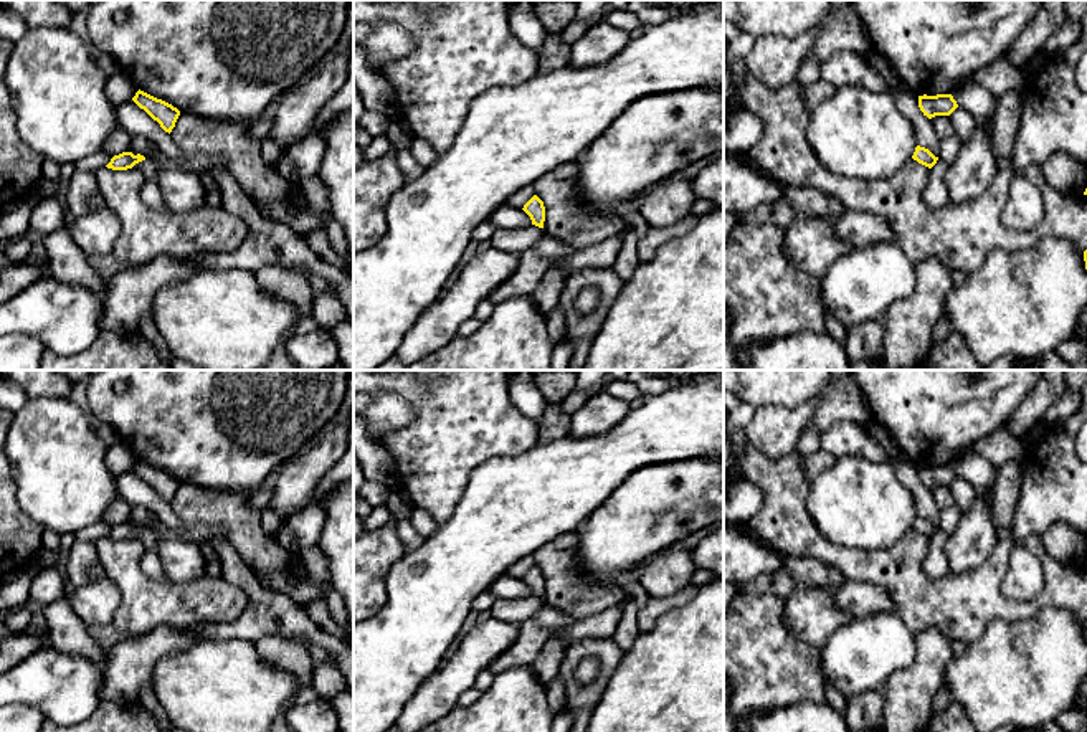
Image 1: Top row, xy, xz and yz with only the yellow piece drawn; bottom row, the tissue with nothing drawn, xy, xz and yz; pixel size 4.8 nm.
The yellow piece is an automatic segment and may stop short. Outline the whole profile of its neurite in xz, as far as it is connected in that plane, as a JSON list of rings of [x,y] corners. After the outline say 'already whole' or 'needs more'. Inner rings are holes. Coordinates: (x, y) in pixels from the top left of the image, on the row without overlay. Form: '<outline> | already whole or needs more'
[[[534,565],[522,578],[532,590],[532,595],[544,598],[545,592],[545,577],[544,572]]] | already whole

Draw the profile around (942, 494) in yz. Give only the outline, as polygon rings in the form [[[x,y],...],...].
[[[935,486],[930,489],[933,499],[935,499],[935,504],[937,507],[942,511],[942,509],[947,509],[950,506],[955,506],[955,501],[952,497],[952,489],[950,486]]]

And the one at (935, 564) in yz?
[[[937,530],[937,534],[930,539],[930,549],[928,554],[922,563],[923,572],[930,578],[938,578],[948,573],[948,559],[943,552],[943,545],[948,540],[950,534],[943,530]]]

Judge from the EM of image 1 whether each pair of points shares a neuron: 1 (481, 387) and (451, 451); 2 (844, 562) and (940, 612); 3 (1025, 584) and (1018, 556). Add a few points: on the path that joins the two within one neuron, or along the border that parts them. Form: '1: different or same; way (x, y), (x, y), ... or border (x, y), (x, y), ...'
1: same; way (469, 404), (466, 415), (451, 435)
2: same; way (868, 565), (892, 569), (917, 594)
3: same; way (1025, 577), (1021, 562)

